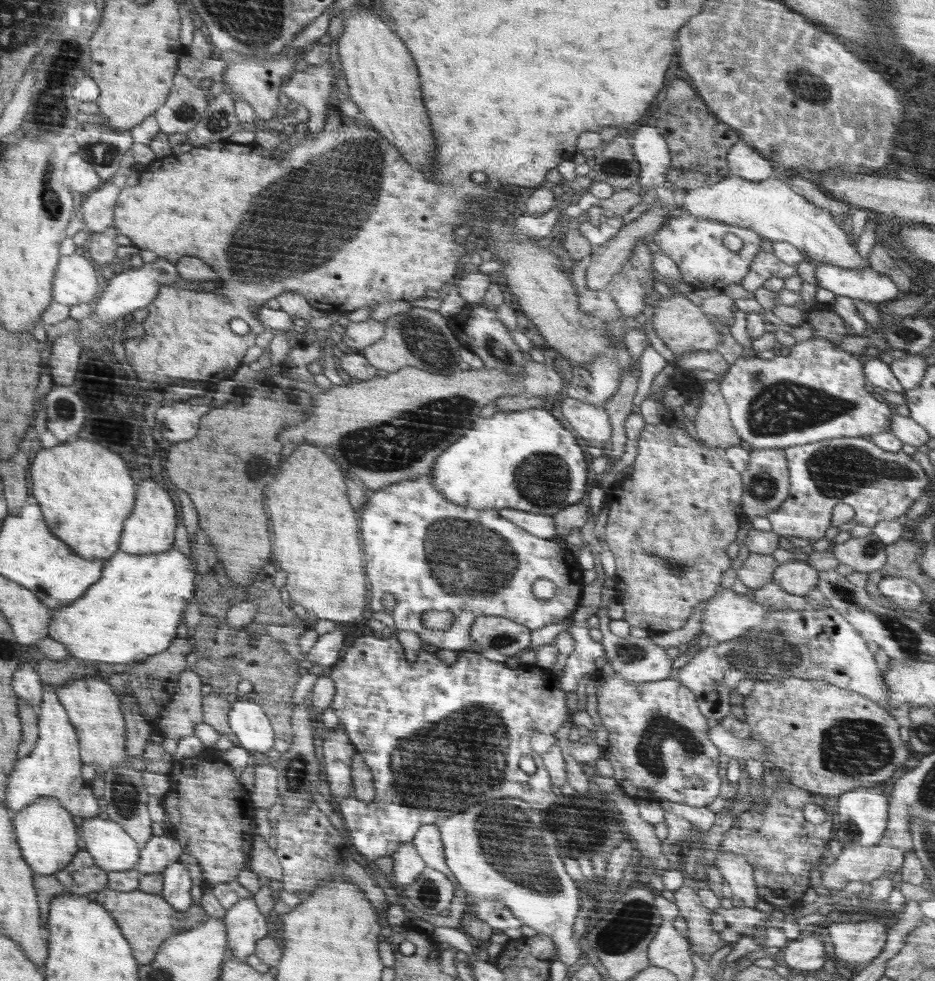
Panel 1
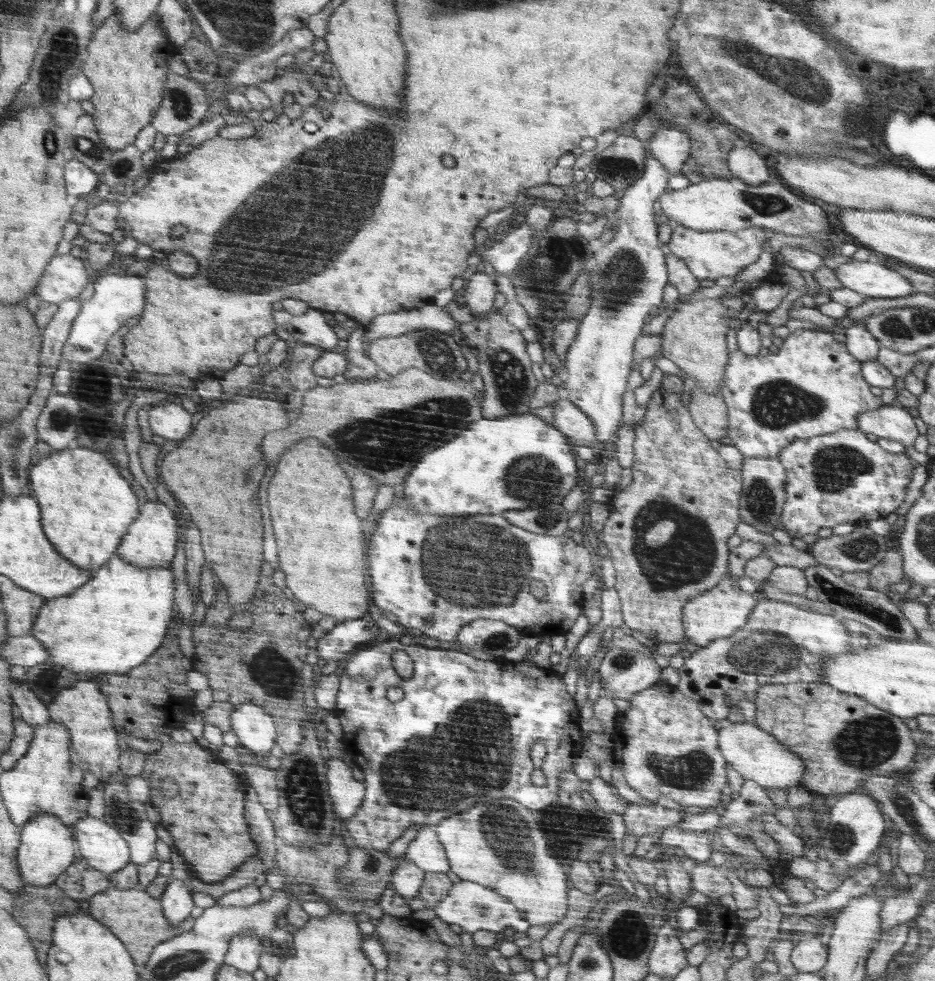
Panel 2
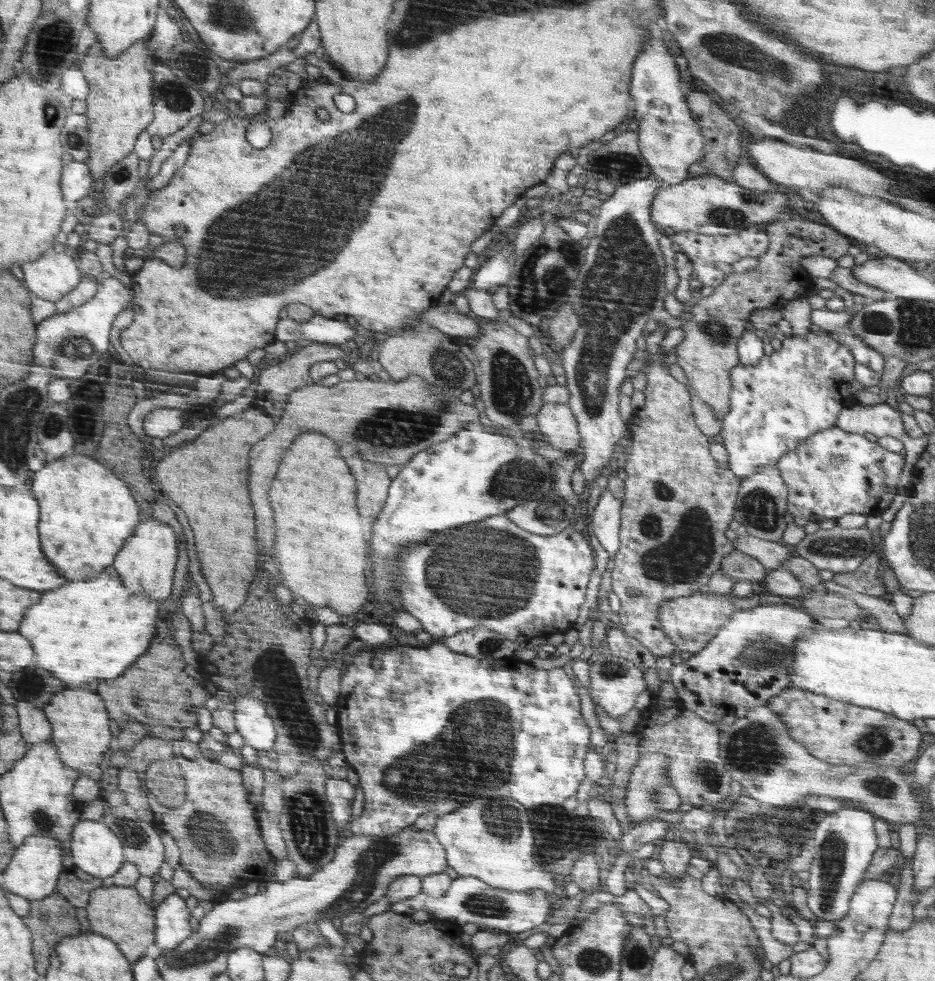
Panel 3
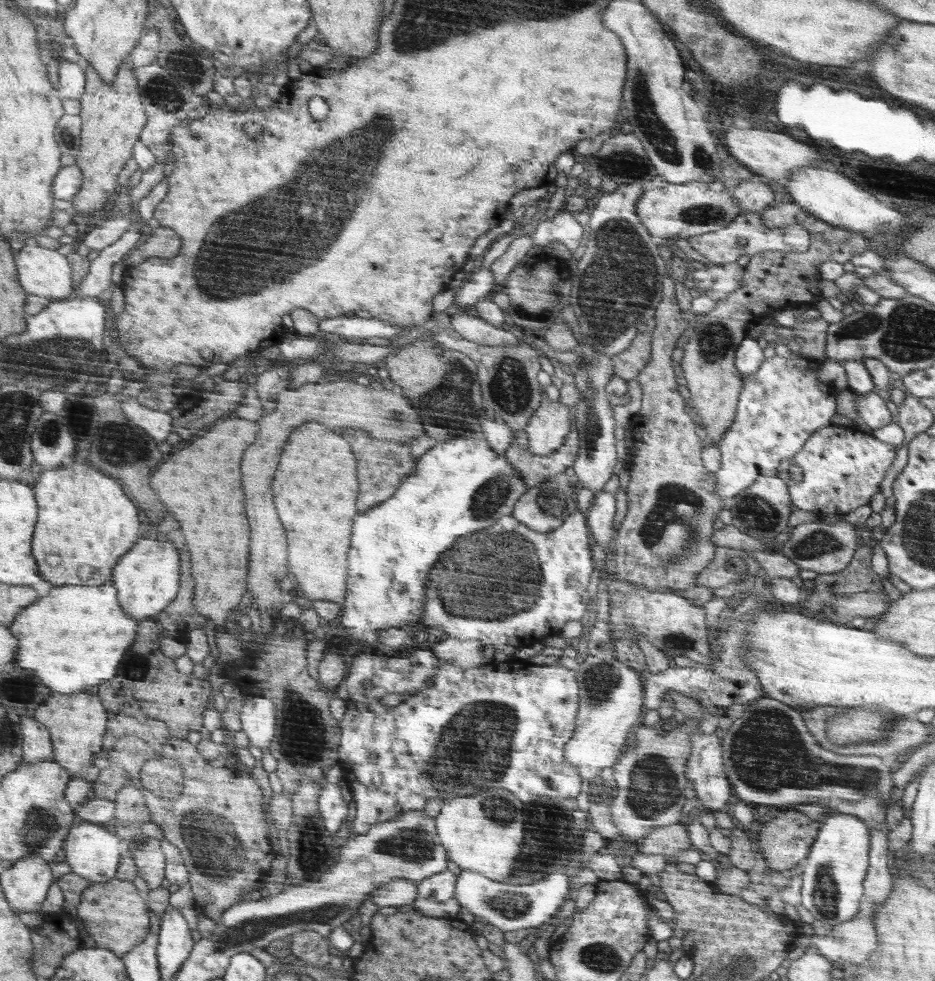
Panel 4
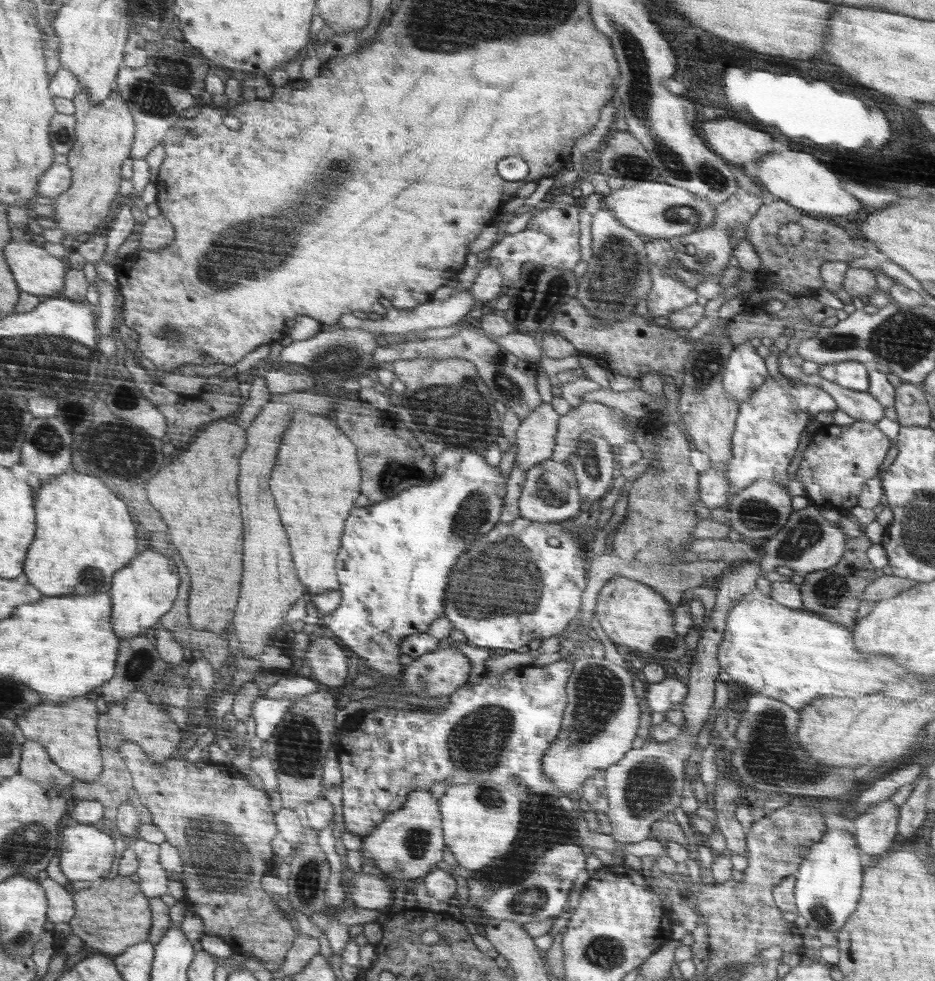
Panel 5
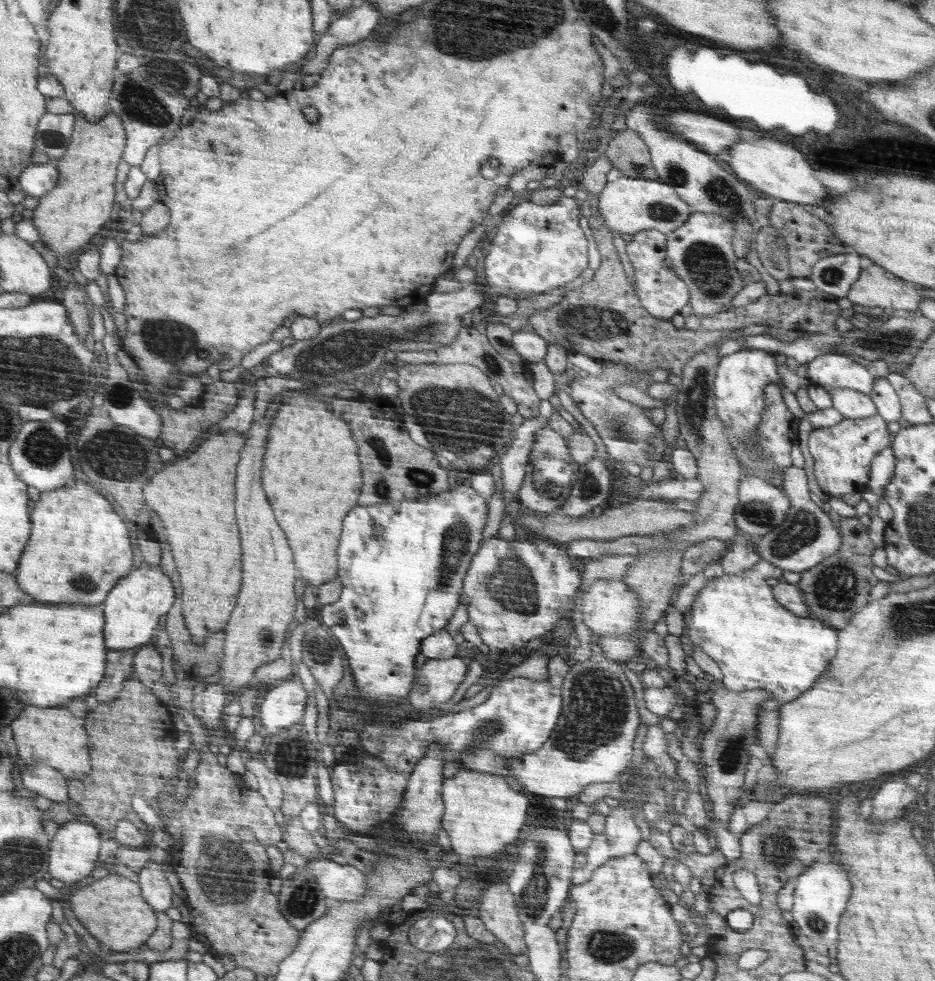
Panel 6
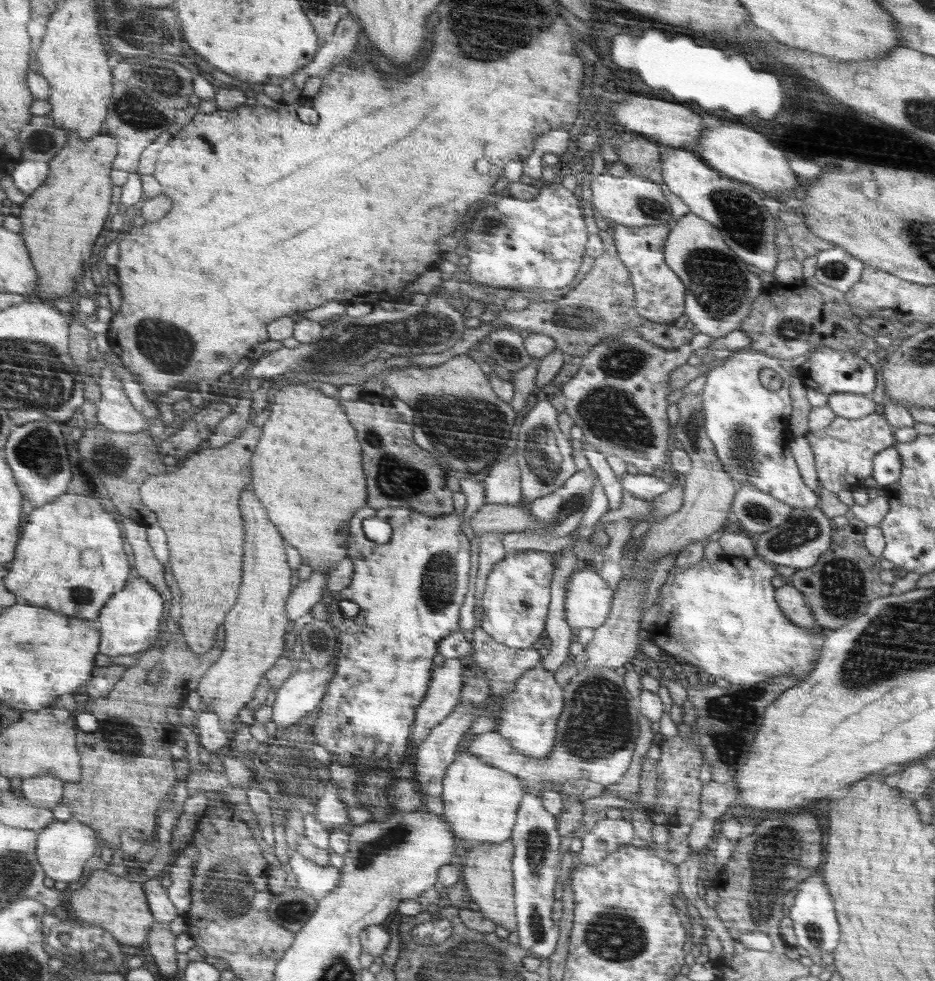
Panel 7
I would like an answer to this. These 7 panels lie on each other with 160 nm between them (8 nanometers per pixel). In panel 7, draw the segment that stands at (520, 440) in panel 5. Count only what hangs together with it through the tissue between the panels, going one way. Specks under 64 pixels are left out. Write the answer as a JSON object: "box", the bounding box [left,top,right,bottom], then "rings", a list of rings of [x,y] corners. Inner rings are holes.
{"box":[484,456,525,504],"rings":[[[509,456],[493,463],[484,482],[485,503],[525,504],[521,492],[520,469],[516,461],[516,457]]]}

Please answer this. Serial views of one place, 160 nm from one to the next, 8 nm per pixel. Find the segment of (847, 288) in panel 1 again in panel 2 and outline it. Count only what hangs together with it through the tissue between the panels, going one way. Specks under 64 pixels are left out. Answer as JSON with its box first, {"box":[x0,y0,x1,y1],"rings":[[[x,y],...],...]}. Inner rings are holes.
{"box":[833,258,914,298],"rings":[[[874,258],[867,262],[852,259],[833,271],[843,288],[867,298],[899,298],[914,294],[912,285],[901,274]]]}

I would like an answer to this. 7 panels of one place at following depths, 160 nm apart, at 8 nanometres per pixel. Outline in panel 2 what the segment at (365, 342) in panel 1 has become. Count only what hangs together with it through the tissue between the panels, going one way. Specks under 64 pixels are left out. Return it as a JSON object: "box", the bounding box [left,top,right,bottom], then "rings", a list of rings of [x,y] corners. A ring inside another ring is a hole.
{"box":[365,304,459,340],"rings":[[[435,304],[420,309],[391,312],[374,318],[365,326],[368,340],[378,340],[386,336],[400,336],[414,329],[433,328],[453,334],[459,323],[454,321],[444,308]]]}

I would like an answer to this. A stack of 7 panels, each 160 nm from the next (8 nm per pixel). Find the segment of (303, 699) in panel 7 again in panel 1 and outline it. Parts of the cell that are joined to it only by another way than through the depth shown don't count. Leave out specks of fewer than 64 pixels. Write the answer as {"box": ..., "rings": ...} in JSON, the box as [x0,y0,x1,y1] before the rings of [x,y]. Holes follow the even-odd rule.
{"box":[228,698,274,756],"rings":[[[241,698],[231,705],[228,723],[239,745],[255,756],[264,755],[274,744],[274,730],[262,708],[251,698]]]}

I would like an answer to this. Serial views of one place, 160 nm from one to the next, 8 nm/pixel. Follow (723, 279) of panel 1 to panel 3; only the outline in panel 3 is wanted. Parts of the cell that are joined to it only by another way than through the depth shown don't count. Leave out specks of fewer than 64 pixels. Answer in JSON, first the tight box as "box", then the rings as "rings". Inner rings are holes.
{"box":[669,225,770,277],"rings":[[[753,225],[736,234],[707,236],[696,232],[674,233],[669,236],[672,243],[680,247],[680,251],[695,265],[696,277],[698,277],[698,264],[715,265],[716,262],[734,264],[742,258],[759,258],[767,252],[770,238],[764,226]]]}

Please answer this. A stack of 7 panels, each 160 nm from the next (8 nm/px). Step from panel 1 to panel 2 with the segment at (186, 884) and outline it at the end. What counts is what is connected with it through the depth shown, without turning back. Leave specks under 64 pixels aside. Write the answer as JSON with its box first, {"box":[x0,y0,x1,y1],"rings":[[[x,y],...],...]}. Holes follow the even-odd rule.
{"box":[159,878,194,926],"rings":[[[174,878],[168,883],[159,901],[163,905],[164,916],[174,926],[184,922],[194,908],[190,888],[185,882]]]}

